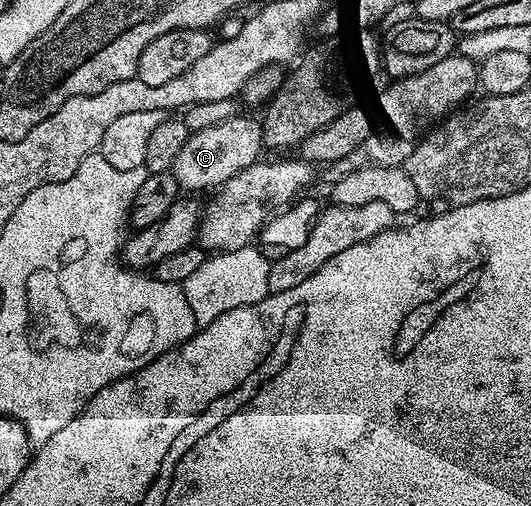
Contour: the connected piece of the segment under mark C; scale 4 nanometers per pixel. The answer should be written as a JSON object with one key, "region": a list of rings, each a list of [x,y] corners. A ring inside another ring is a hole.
{"region":[[[236,115],[229,121],[222,121],[215,126],[203,127],[203,131],[190,133],[187,144],[179,151],[171,172],[182,190],[210,189],[213,191],[223,183],[227,183],[231,175],[239,175],[239,171],[255,164],[262,156],[264,144],[260,120],[256,116],[253,118]]]}

